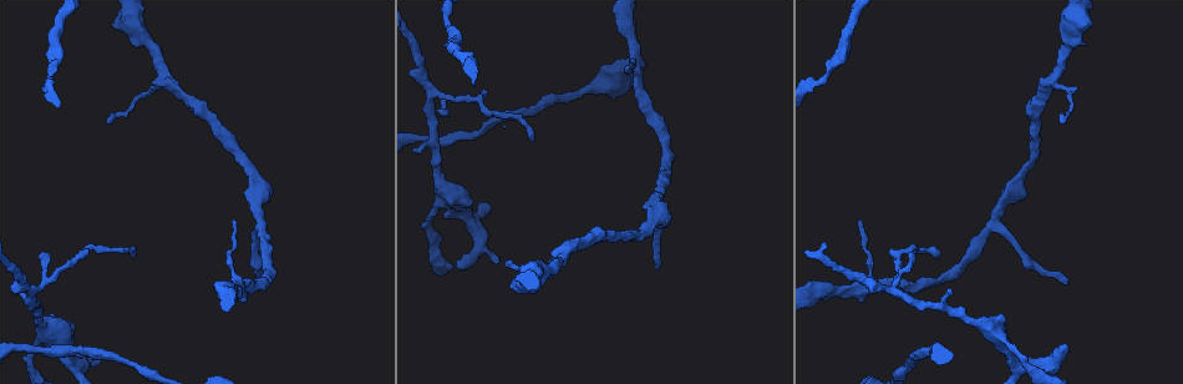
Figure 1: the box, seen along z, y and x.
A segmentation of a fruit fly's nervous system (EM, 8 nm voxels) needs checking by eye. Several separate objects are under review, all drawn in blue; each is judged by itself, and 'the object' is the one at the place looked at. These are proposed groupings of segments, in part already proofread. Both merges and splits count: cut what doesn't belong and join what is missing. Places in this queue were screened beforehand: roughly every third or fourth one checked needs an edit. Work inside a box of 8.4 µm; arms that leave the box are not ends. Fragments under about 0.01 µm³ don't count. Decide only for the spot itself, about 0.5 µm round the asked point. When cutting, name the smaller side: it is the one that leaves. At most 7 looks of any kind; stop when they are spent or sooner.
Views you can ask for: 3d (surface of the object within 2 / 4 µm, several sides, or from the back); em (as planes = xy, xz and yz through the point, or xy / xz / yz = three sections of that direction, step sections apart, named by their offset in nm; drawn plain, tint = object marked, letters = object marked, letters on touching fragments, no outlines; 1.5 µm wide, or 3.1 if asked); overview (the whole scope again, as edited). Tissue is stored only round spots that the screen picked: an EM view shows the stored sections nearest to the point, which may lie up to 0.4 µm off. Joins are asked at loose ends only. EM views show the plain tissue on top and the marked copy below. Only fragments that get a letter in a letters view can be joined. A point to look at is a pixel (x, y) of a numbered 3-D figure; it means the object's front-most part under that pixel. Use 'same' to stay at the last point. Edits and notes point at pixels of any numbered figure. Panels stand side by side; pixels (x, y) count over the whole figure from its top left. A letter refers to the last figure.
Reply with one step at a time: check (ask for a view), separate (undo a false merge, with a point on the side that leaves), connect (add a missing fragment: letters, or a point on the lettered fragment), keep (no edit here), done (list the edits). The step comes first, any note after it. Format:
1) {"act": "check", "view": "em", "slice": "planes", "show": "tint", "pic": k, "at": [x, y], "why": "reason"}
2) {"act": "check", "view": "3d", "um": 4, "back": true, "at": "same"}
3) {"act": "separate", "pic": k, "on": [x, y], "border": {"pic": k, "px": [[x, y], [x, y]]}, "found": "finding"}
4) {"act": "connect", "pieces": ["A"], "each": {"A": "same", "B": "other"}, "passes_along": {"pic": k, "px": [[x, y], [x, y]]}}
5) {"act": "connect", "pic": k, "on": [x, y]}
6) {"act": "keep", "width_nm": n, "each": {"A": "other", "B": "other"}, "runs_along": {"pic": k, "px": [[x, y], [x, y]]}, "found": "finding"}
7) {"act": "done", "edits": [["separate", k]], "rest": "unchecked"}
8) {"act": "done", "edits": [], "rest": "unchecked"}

{"act": "check", "view": "3d", "um": 2, "pic": 1, "at": [1056, 76], "why": "three arms meet"}

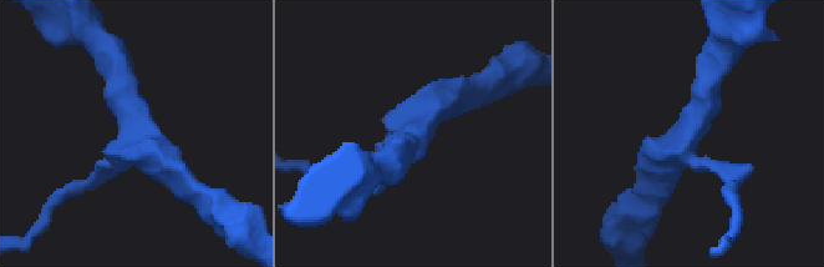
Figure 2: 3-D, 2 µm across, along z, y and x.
{"act": "check", "view": "em", "slice": "planes", "show": "tint", "pic": 2, "at": [690, 140], "arms": 3}

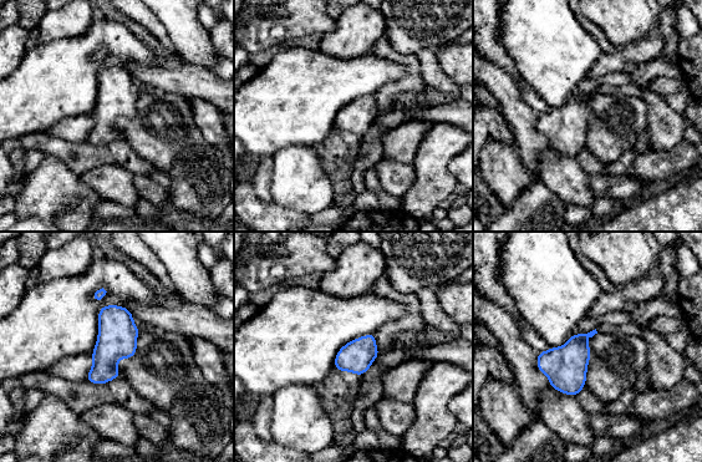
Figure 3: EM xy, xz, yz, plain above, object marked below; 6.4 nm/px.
{"act": "check", "view": "em", "slice": "planes", "show": "letters", "at": "same", "why": "what lies round it"}

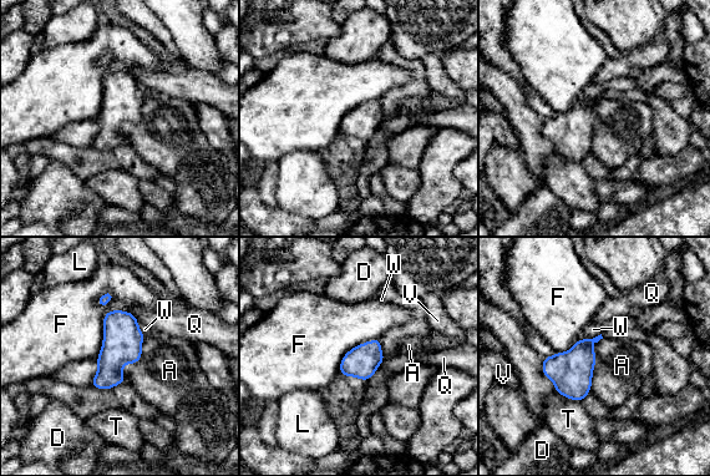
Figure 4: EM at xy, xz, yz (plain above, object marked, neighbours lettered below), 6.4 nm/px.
{"act": "keep", "each": {"A": "other", "D": "other", "F": "other", "L": "other", "Q": "other", "T": "other", "V": "other", "W": "other"}, "border": {"pic": 4, "px": [[603, 338], [592, 345], [589, 391]]}, "found": "continuous, no second cell"}

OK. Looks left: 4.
{"act": "check", "view": "3d", "um": 2, "pic": 1, "at": [495, 262]}

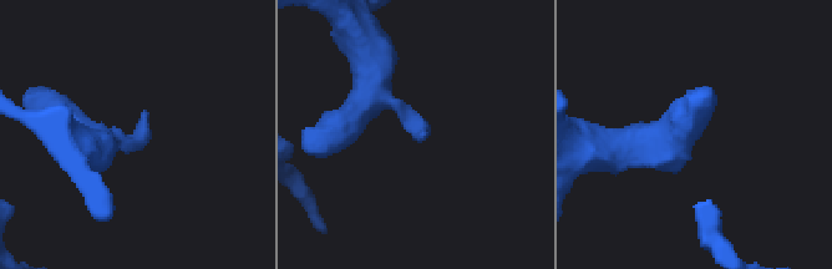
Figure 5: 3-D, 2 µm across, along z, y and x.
{"act": "check", "view": "em", "slice": "xy", "step": 8, "show": "letters", "pic": 5, "at": [145, 115], "why": "shape alone is not enough"}

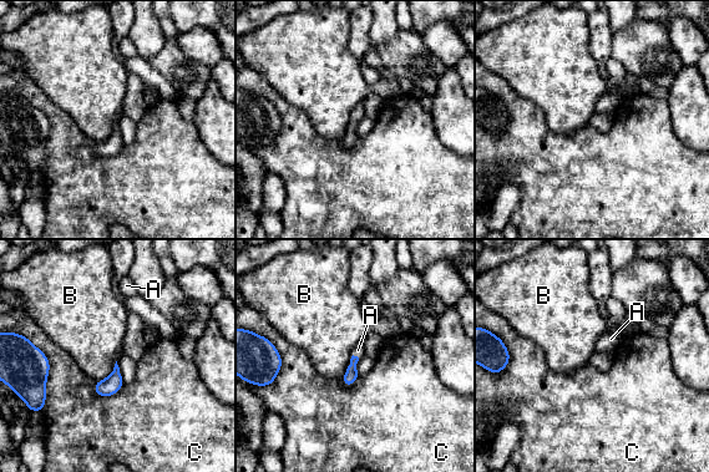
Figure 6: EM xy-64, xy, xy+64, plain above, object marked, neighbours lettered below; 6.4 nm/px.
{"act": "check", "view": "em", "slice": "planes", "show": "letters", "at": "same"}

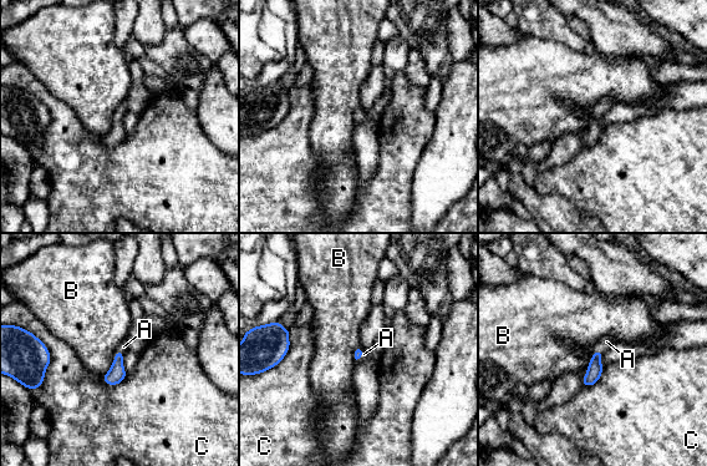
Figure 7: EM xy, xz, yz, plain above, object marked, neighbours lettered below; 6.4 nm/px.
{"act": "connect", "pieces": ["A"], "longest_contact_nm": ["C", 340], "each": {"A": "same", "B": "other", "C": "other"}, "passes_along": {"pic": 7, "px": [[595, 369], [598, 349], [606, 342]]}, "found": "it goes on there"}

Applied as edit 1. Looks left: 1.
{"act": "done", "edits": [["connect", 7]], "rest": "unchecked"}

